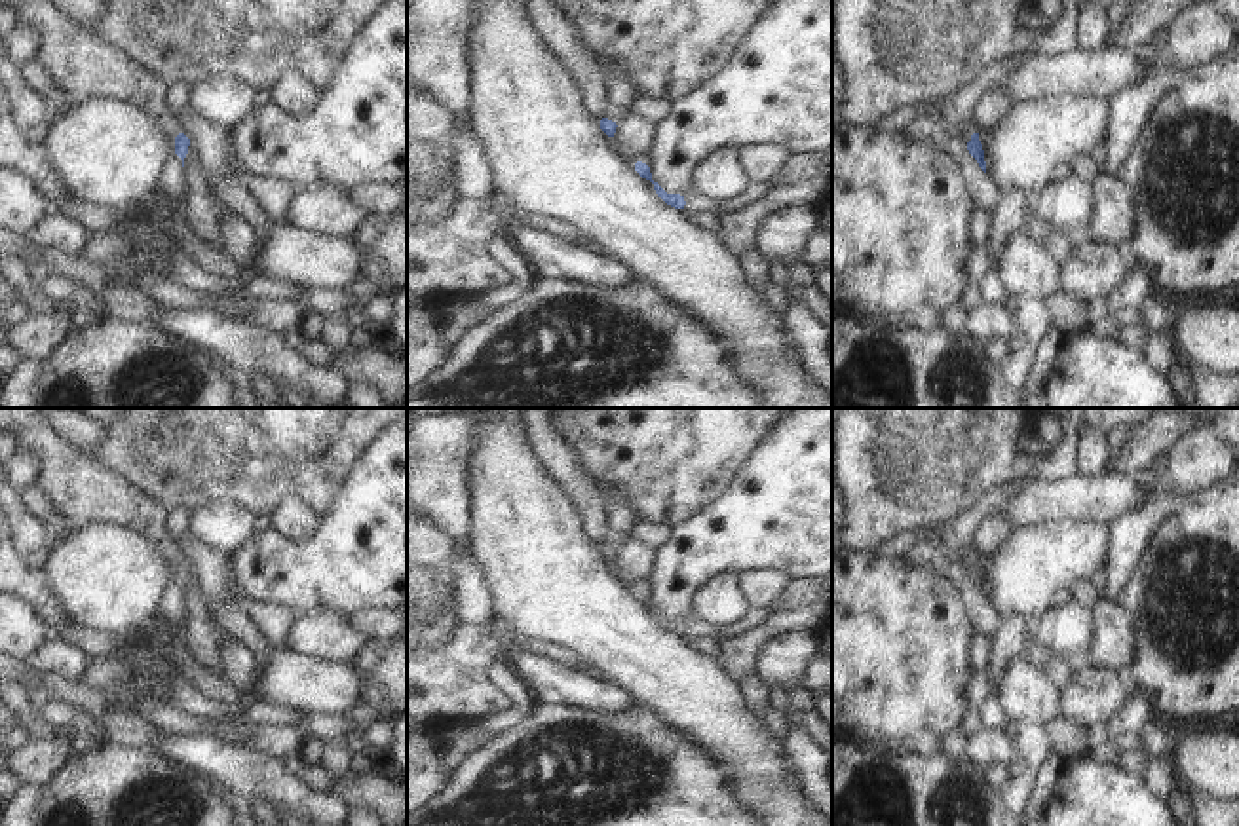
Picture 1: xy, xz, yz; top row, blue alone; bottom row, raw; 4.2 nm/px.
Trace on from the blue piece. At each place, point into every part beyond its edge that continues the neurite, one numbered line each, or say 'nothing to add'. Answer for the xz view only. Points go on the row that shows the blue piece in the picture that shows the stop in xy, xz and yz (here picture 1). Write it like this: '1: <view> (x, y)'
1: xz (696, 202)

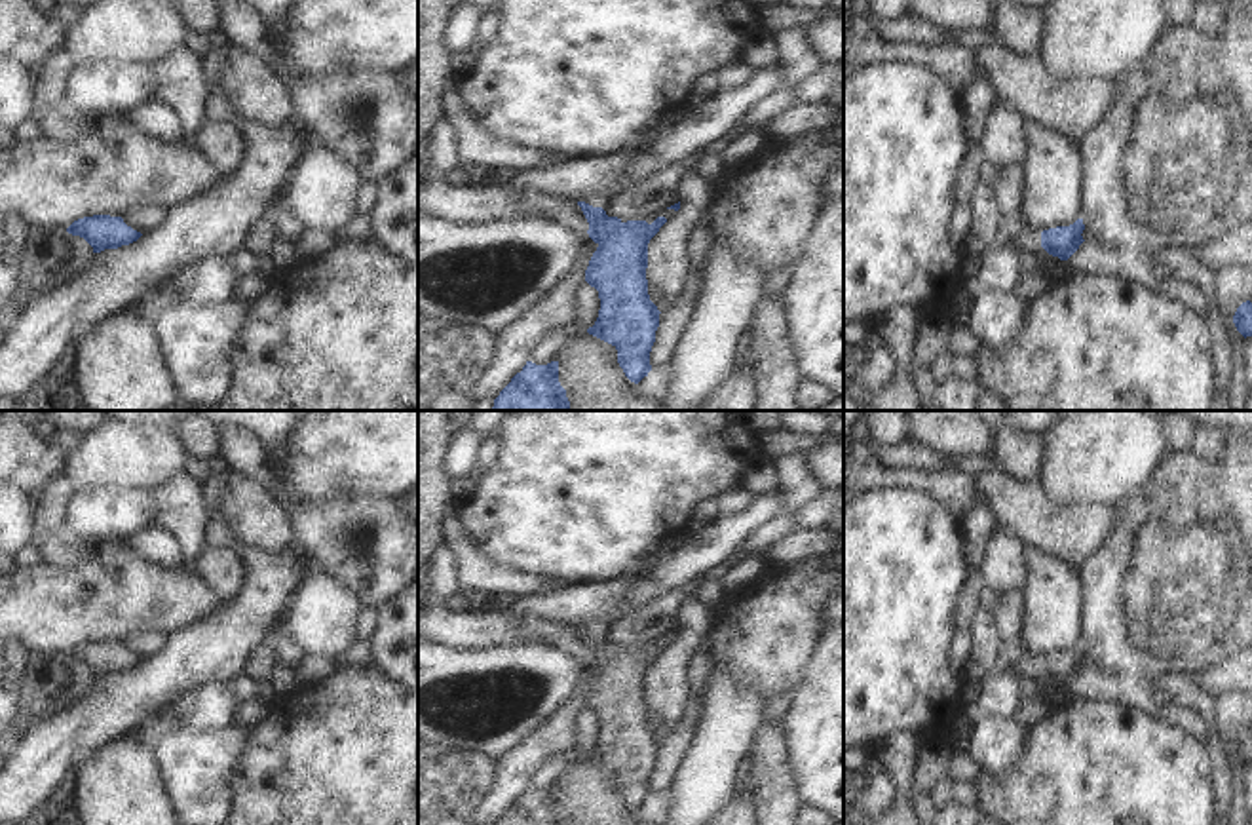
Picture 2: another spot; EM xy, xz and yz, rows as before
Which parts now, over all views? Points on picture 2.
1: yz (1028, 240)

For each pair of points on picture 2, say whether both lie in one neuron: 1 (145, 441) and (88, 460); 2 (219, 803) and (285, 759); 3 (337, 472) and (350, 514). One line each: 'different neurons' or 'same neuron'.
1: same neuron
2: different neurons
3: different neurons

